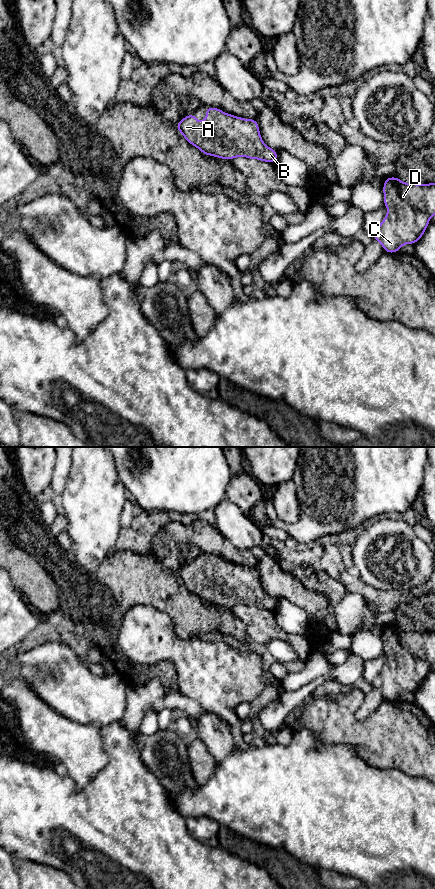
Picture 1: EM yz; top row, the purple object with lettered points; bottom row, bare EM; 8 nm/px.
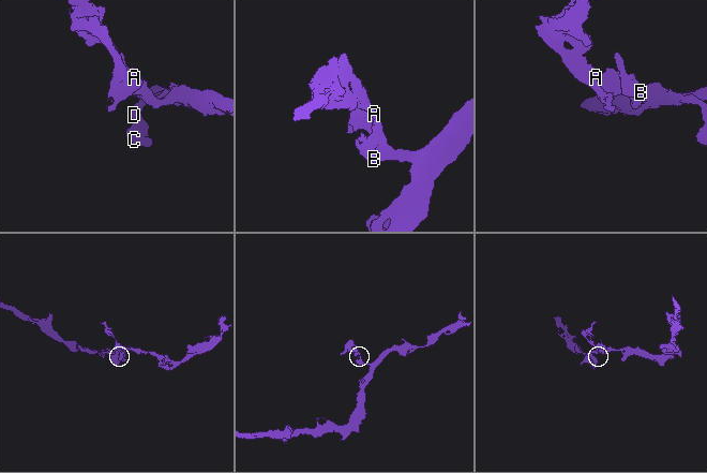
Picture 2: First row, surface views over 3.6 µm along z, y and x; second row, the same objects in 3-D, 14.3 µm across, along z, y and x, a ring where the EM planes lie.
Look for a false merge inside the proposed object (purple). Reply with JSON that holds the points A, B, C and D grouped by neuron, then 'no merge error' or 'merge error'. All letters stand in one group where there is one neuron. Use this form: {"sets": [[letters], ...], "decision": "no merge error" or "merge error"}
{"sets": [["A", "B", "C", "D"]], "decision": "no merge error"}

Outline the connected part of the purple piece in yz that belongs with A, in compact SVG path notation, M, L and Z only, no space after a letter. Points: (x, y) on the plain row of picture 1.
M207 555L205 561L206 568L204 570L198 570L195 562L190 562L175 572L188 591L197 595L204 603L226 608L243 604L268 611L276 610L279 600L264 592L256 567L244 567L226 562L221 557L214 555Z

